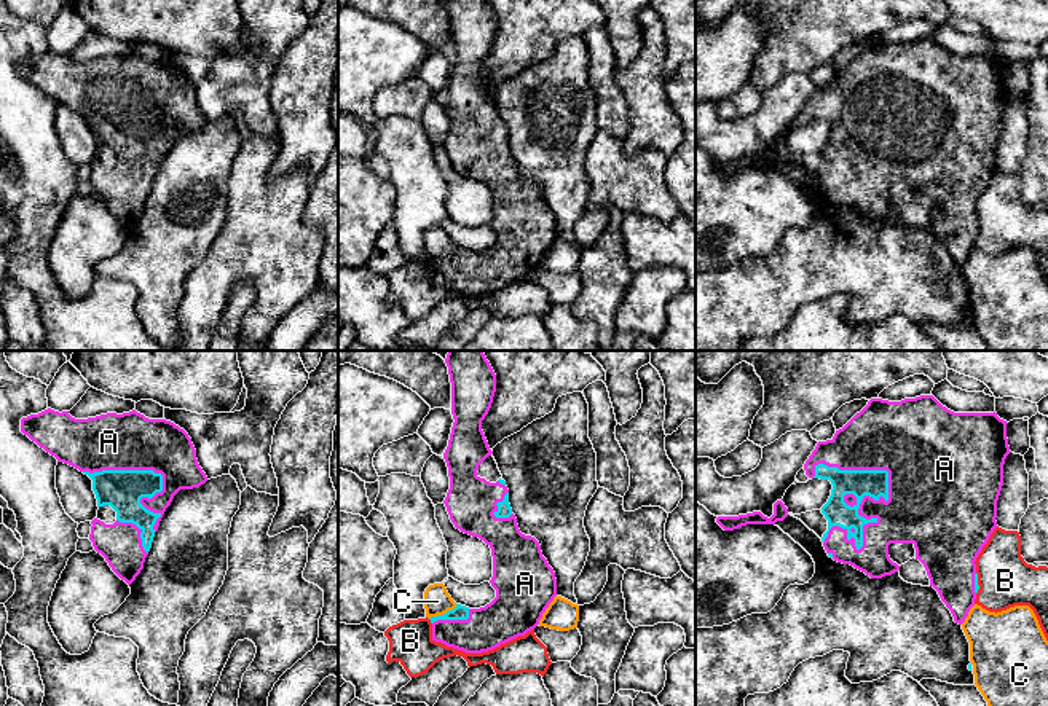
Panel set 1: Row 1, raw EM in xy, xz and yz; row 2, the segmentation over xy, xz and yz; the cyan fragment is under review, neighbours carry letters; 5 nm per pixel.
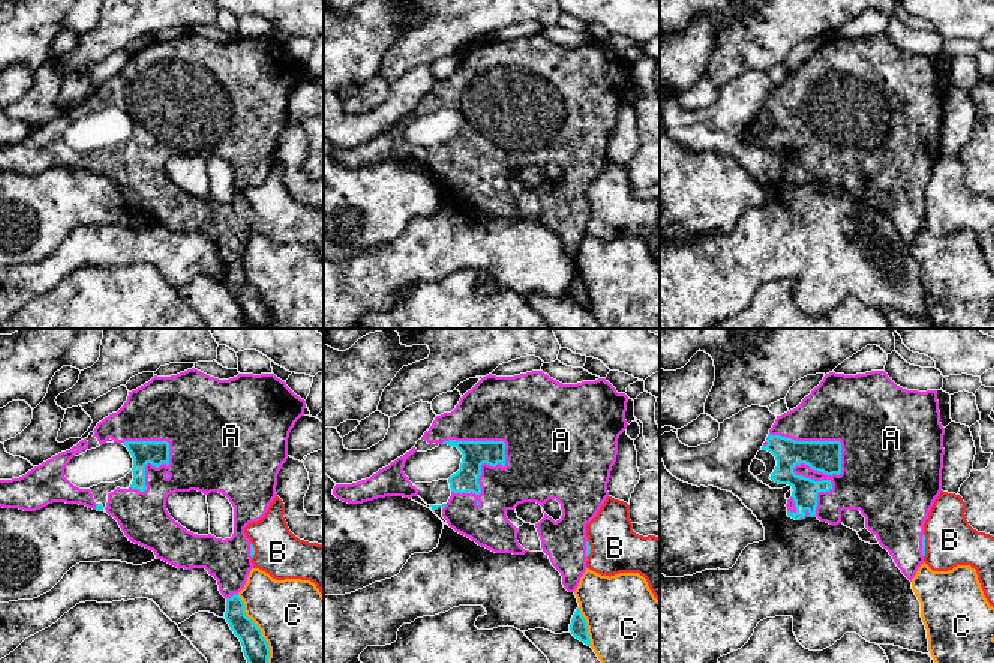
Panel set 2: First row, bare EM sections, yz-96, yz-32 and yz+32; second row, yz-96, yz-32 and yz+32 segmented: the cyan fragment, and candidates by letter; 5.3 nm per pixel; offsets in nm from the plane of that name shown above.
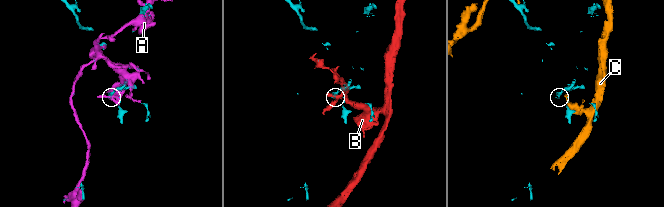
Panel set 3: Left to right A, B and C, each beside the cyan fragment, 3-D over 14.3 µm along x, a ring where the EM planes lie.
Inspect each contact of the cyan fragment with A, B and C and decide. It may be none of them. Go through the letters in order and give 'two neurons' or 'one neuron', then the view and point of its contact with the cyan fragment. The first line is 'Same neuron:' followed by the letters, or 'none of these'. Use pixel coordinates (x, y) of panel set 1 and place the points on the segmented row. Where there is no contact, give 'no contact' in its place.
Same neuron: A
A: one neuron | yz (887, 488)
B: two neurons | xz (431, 622)
C: two neurons | xz (444, 614)

